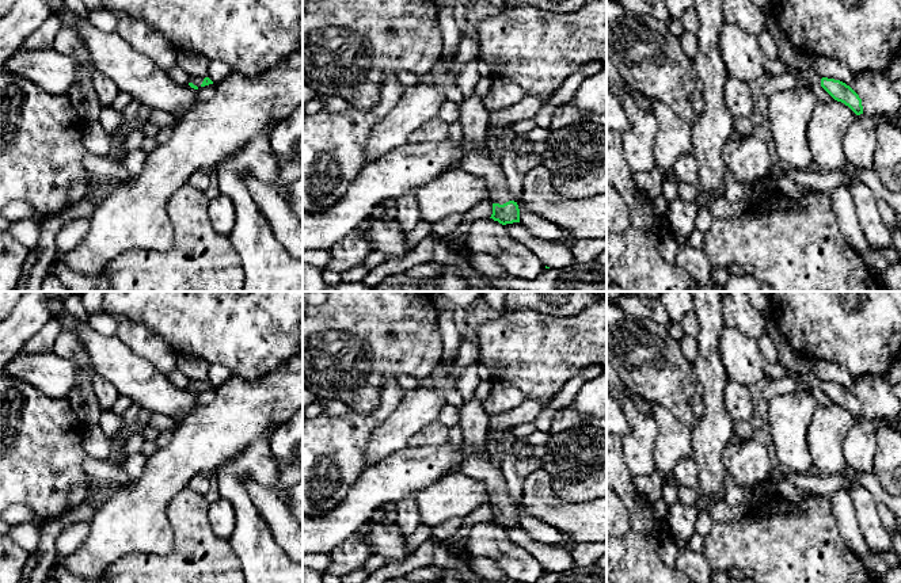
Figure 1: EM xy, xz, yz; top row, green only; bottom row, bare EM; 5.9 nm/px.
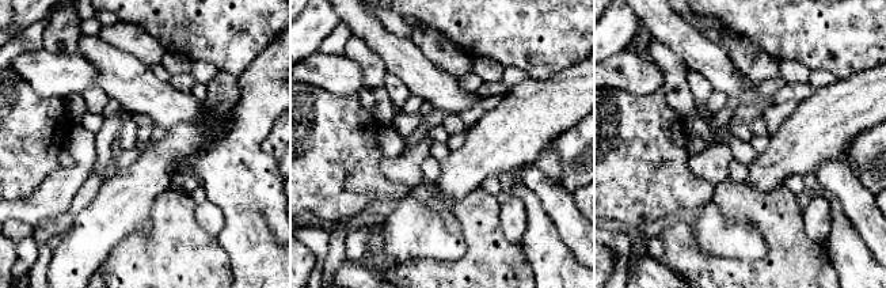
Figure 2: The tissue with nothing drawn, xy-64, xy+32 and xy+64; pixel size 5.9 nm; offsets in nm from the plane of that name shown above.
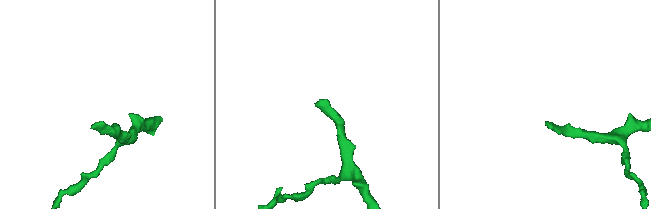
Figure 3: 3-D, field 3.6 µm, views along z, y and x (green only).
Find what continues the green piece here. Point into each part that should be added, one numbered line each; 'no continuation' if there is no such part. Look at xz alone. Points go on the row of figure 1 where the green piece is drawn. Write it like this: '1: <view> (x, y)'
1: xz (474, 117)

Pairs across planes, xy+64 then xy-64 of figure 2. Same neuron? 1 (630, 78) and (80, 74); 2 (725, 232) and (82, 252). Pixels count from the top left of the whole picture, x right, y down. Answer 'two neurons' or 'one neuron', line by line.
1: one neuron
2: one neuron

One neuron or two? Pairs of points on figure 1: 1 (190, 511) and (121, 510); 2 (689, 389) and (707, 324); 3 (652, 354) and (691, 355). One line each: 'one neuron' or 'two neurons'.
1: two neurons
2: two neurons
3: two neurons

